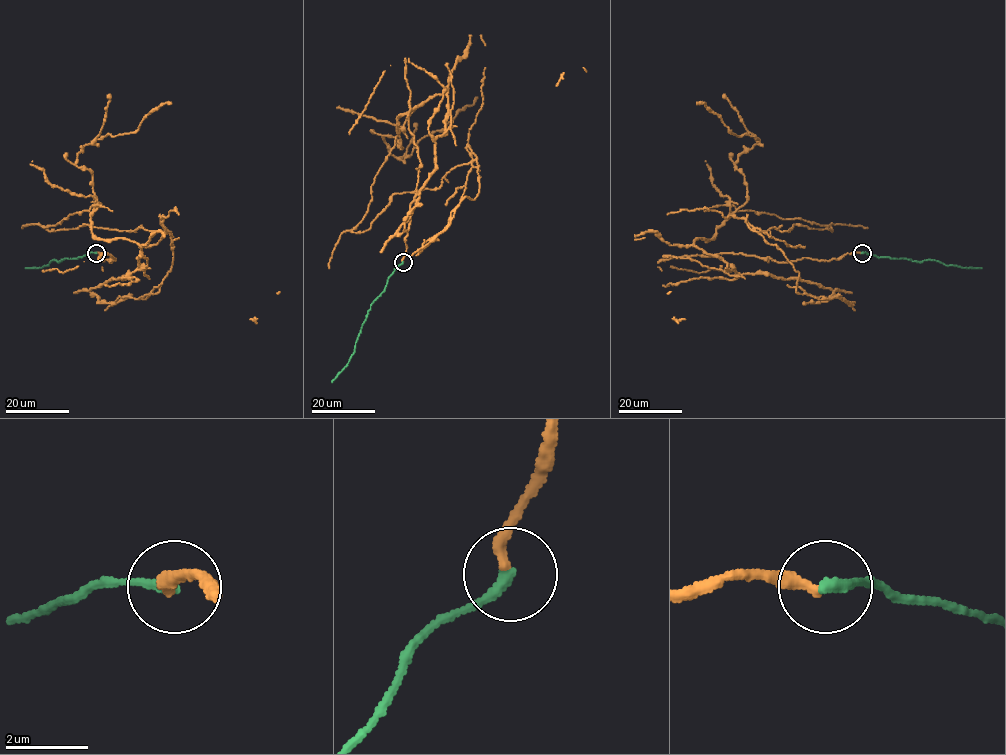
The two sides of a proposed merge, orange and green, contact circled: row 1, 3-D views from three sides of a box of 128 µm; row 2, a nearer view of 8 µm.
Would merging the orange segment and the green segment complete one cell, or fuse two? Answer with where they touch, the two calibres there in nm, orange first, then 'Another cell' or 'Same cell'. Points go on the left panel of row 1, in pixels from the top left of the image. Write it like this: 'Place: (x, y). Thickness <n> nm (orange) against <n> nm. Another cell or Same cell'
Place: (96, 253). Thickness 280 nm (orange) against 320 nm. Another cell

